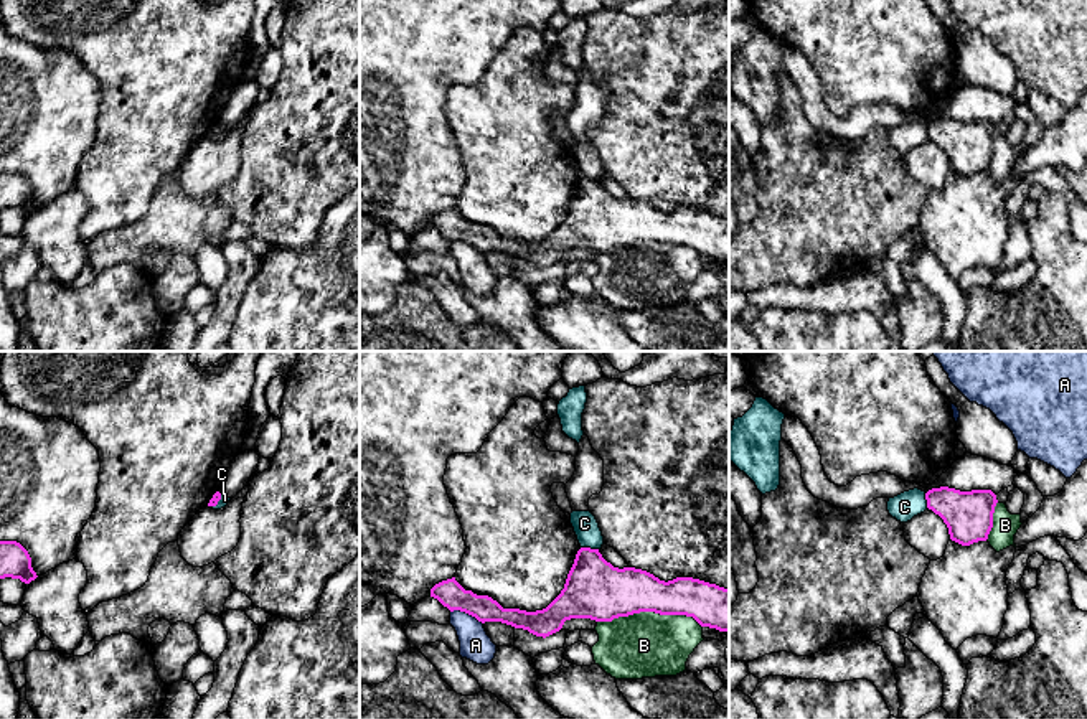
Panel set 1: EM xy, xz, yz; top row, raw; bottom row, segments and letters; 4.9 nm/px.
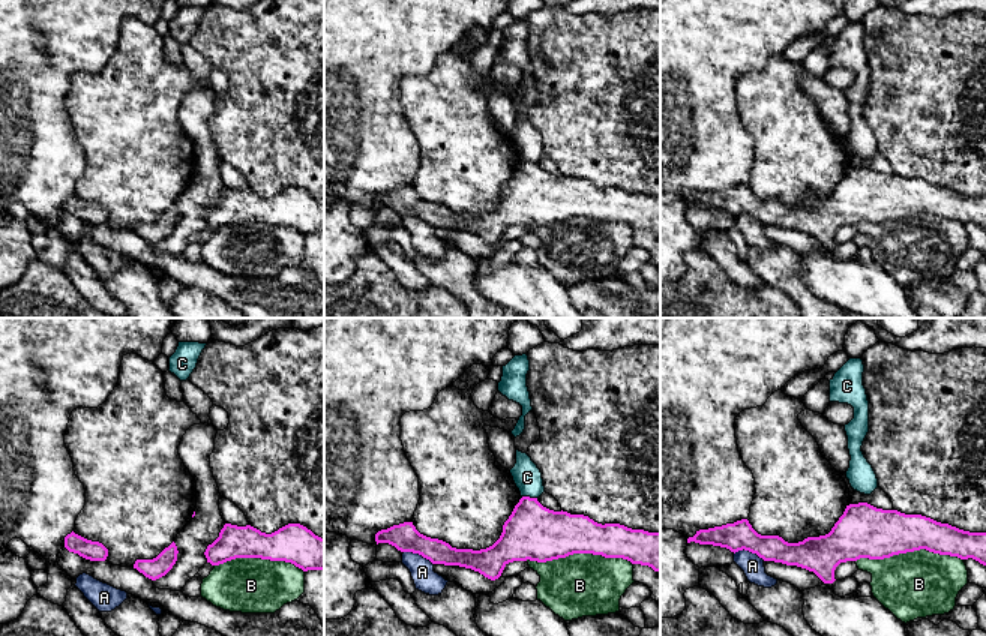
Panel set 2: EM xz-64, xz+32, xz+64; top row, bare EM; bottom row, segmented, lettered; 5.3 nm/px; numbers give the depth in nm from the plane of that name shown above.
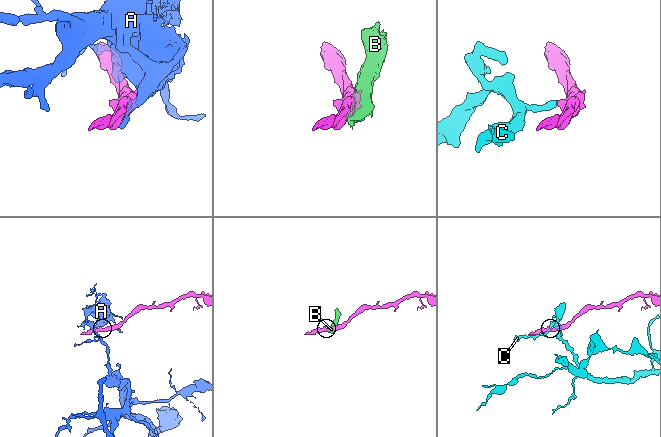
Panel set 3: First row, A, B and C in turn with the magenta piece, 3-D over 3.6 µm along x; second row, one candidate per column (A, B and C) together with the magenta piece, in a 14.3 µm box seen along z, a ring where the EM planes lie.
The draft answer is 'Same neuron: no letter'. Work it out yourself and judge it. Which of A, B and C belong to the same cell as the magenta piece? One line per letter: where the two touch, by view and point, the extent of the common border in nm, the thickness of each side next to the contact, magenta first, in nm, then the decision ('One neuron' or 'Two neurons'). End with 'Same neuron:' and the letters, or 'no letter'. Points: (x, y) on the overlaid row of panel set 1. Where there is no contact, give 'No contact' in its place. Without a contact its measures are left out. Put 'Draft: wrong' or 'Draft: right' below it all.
A: Touches magenta at xz (467, 612). Shared border 170 nm. Thickness 140 nm (magenta) against 160 nm. Two neurons
B: Touches magenta at xz (650, 610). Shared border 500 nm. Thickness 280 nm (magenta) against 320 nm. Two neurons
C: Touches magenta at xz (589, 548). Shared border 90 nm. Thickness 300 nm (magenta) against 120 nm. Two neurons
Same neuron: no letter
Draft: right

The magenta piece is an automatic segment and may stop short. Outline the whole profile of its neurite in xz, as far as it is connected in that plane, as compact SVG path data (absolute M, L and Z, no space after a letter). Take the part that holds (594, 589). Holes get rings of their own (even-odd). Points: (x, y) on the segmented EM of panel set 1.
M581 547L561 594L543 610L503 609L488 595L465 590L455 577L431 589L450 612L501 622L536 637L559 632L566 620L612 622L640 612L693 617L701 627L729 632L729 589L693 577L660 580L635 567L614 567L599 549Z

